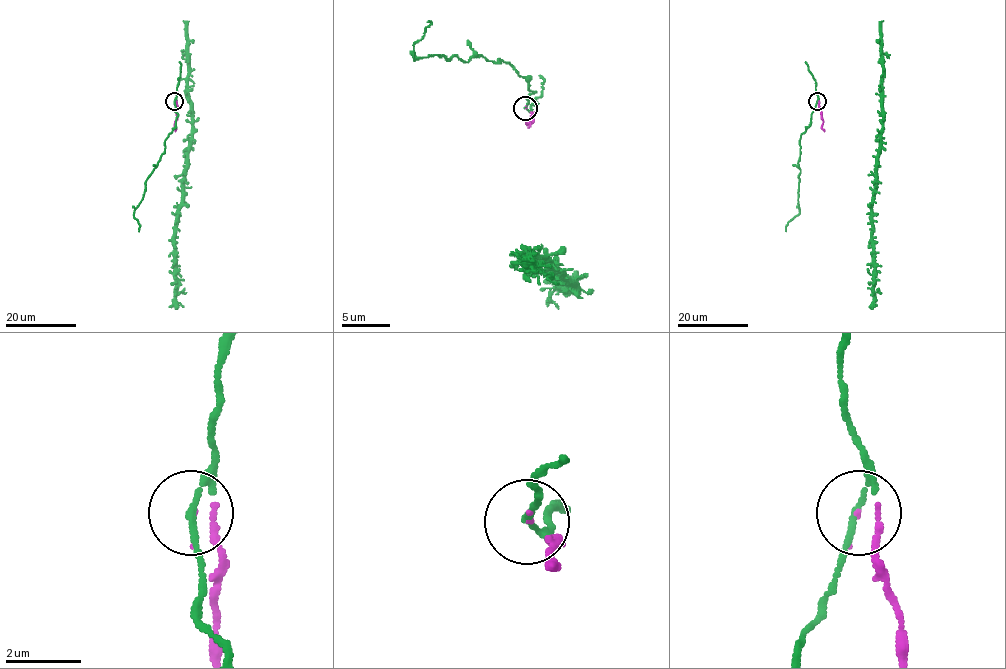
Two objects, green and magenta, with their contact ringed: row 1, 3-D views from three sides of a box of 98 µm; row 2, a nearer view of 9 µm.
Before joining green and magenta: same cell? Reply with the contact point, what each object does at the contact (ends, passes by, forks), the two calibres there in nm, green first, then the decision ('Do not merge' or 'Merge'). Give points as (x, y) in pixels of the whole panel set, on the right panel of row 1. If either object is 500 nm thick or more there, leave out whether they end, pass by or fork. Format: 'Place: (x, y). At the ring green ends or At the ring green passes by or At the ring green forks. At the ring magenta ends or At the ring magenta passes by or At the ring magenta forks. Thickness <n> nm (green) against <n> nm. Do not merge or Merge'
Place: (817, 101). At the ring green forks. At the ring magenta ends. Thickness 120 nm (green) against 80 nm. Merge

